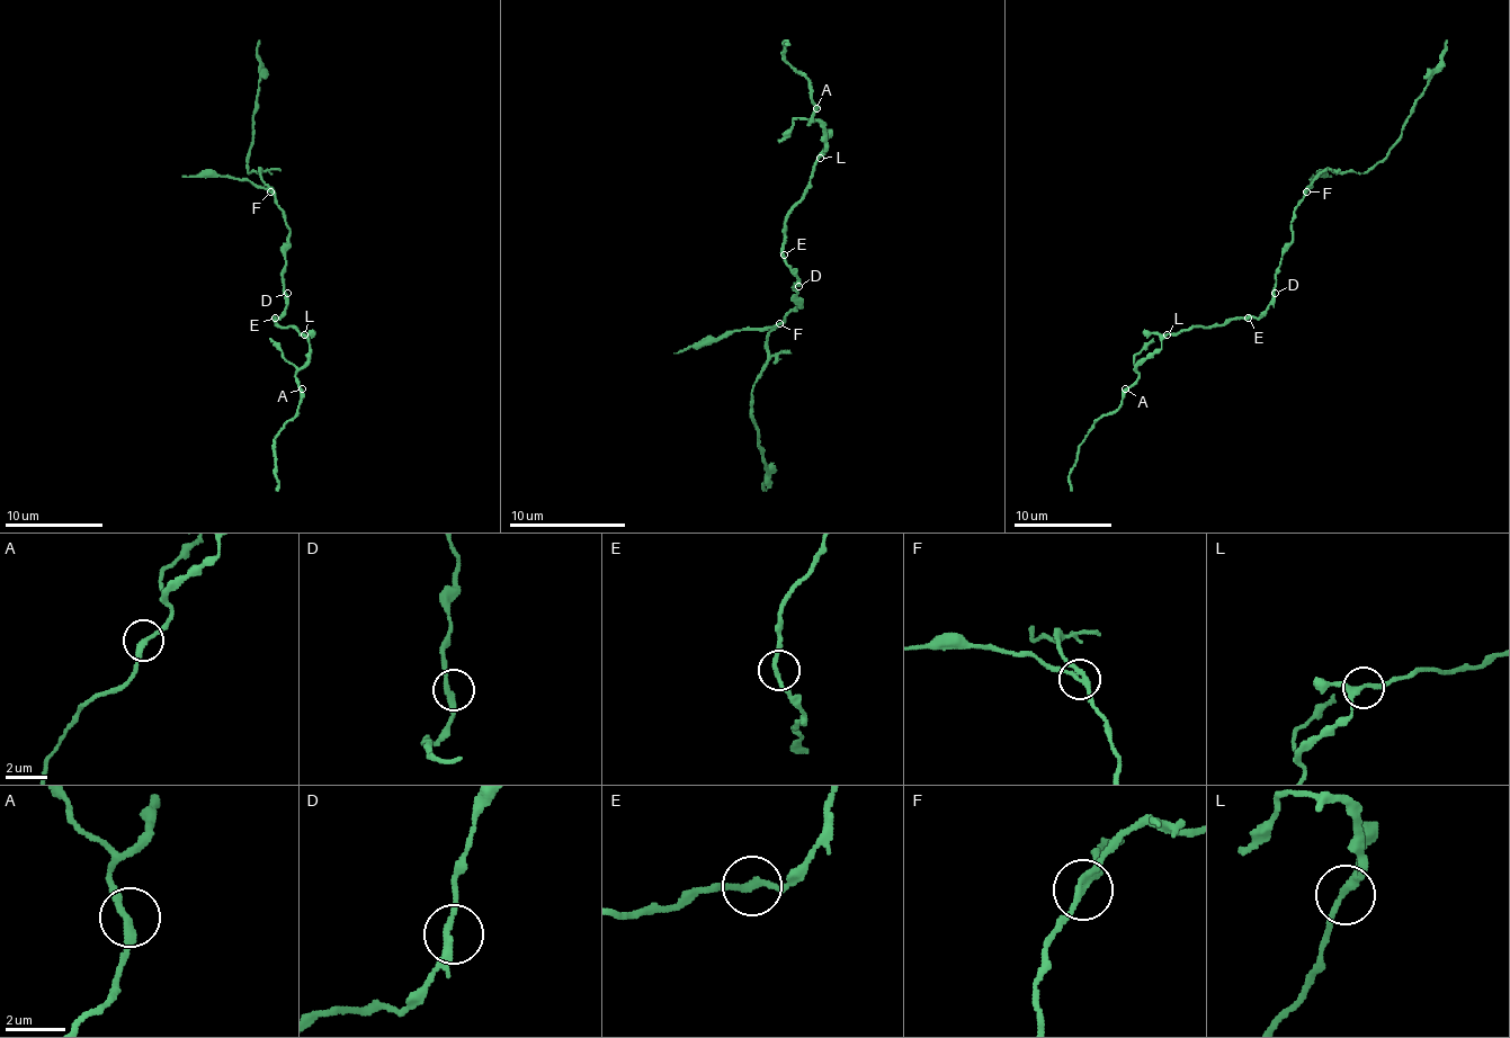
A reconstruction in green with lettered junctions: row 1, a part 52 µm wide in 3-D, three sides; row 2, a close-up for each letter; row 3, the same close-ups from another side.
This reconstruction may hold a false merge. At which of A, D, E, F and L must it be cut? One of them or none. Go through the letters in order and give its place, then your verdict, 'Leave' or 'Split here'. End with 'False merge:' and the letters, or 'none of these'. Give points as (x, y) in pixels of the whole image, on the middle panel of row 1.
A: Place: (816, 108). Leave
D: Place: (798, 286). Leave
E: Place: (784, 254). Leave
F: Place: (779, 323). Split here
L: Place: (820, 158). Leave
False merge: F

